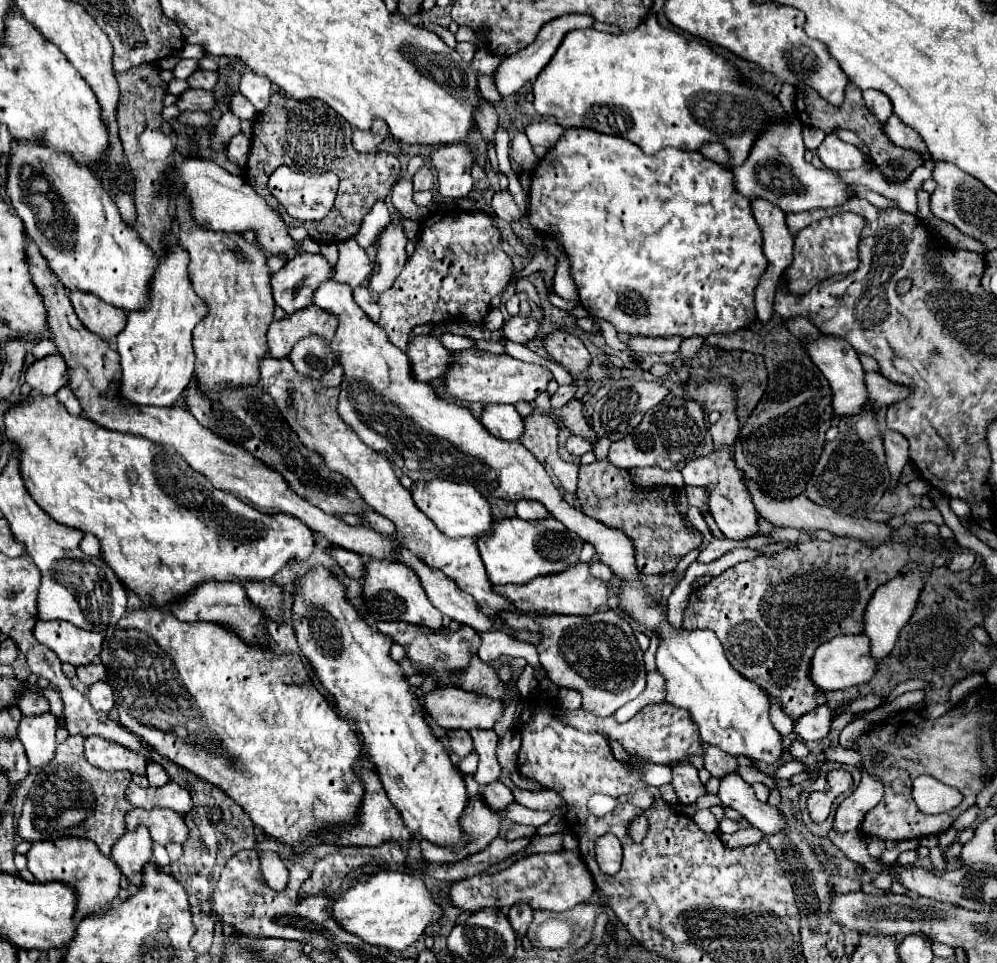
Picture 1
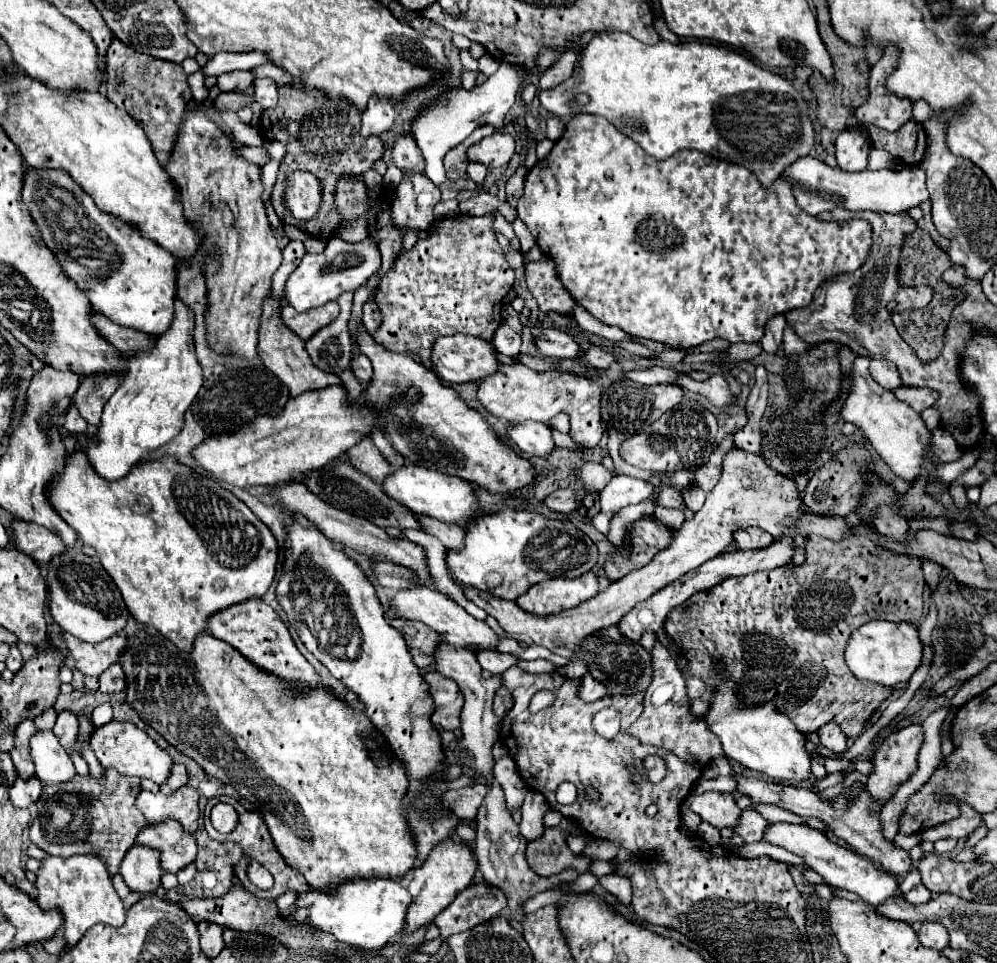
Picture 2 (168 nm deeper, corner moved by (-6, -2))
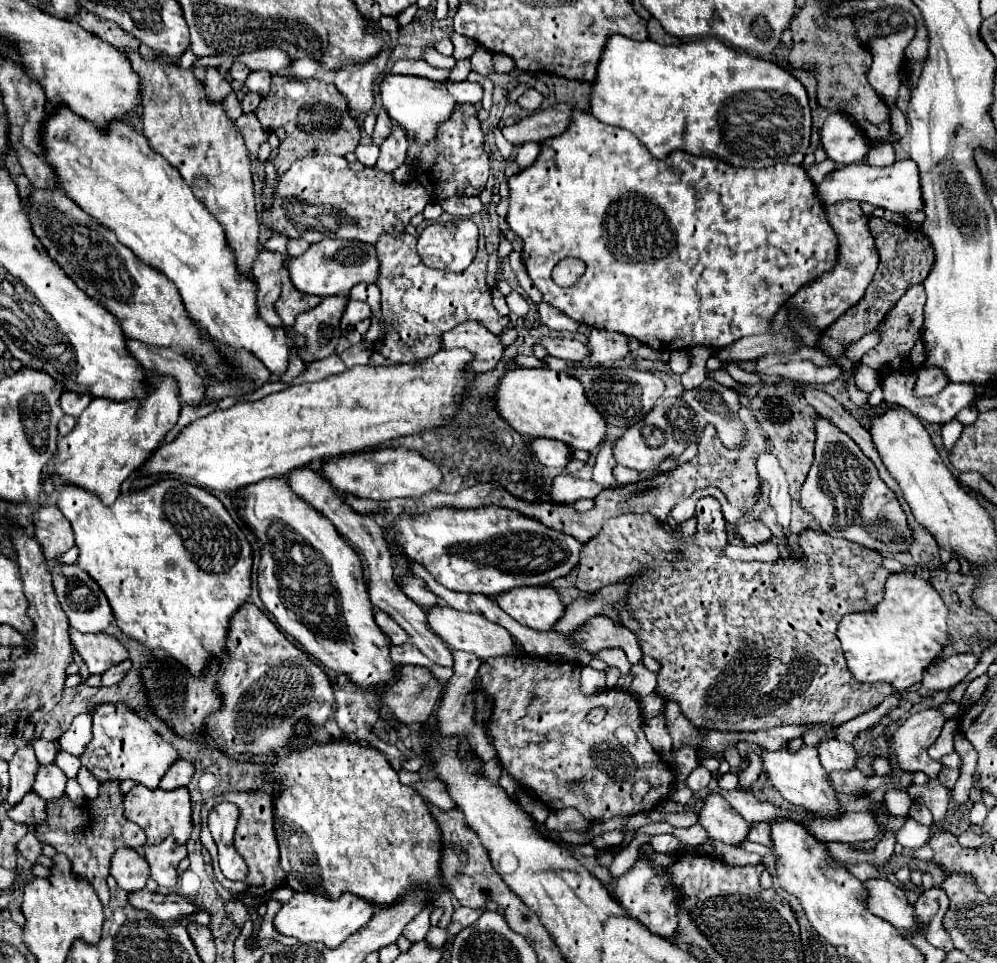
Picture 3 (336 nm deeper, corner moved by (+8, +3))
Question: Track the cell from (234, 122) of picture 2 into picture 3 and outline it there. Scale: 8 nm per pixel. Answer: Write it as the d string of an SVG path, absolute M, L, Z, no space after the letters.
M208 68L206 70L206 80L204 80L204 86L208 90L208 100L210 102L222 102L230 92L230 84L216 72L216 68Z

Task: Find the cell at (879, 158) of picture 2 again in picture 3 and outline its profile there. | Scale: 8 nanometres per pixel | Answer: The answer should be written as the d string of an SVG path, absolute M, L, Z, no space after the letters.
M876 144L870 148L866 162L872 166L890 166L894 164L894 148L890 144Z

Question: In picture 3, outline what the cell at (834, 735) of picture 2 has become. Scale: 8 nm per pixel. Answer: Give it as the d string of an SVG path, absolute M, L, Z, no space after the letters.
M824 740L816 746L820 754L820 764L824 766L826 772L832 770L848 770L856 762L856 750L850 744L838 742L838 740Z

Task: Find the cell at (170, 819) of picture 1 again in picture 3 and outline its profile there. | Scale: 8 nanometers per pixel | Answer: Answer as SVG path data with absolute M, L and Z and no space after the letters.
M168 836L160 844L142 846L142 852L150 866L150 876L160 886L176 886L176 866L182 858L186 858L186 846L176 844L176 840Z

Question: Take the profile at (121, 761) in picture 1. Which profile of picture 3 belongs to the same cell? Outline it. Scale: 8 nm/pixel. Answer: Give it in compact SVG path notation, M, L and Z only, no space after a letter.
M102 704L94 714L94 738L84 748L82 766L86 766L100 782L106 780L134 780L150 790L158 788L158 782L166 770L178 760L178 752L166 744L136 712L126 704Z

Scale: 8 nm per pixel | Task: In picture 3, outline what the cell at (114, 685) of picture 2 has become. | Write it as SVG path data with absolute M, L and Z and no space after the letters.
M124 660L124 662L116 664L116 666L110 666L102 674L102 686L114 686L114 684L118 684L124 678L124 674L128 672L128 668L130 668L130 660Z

